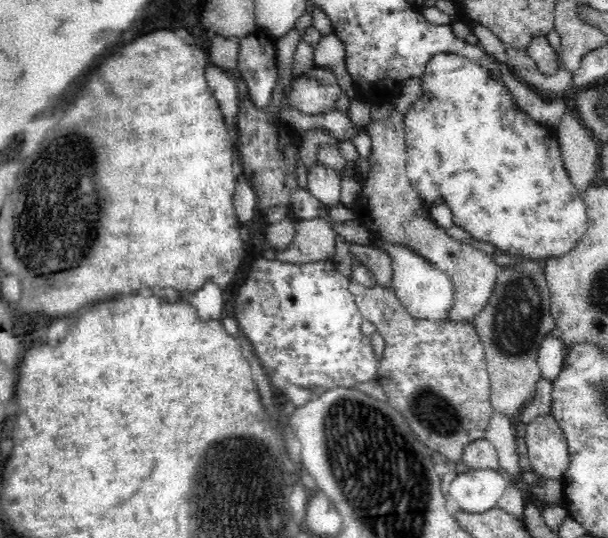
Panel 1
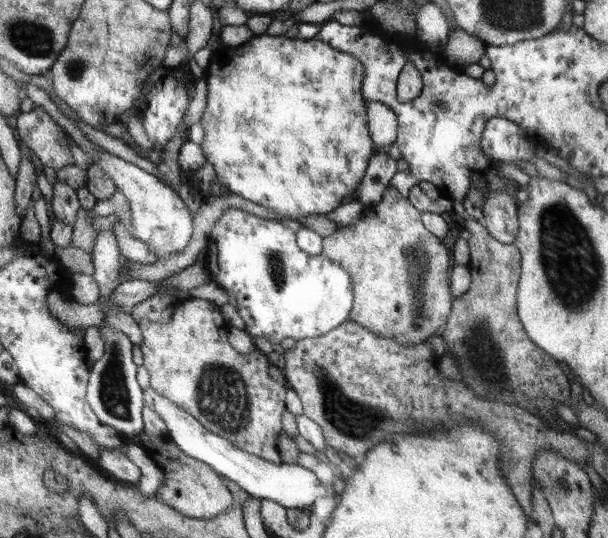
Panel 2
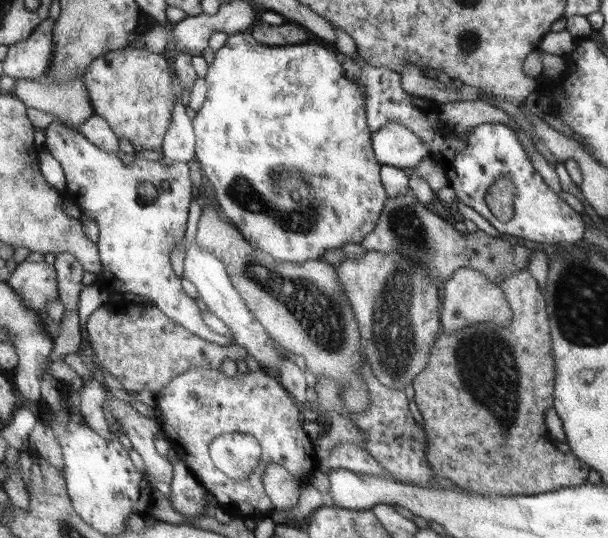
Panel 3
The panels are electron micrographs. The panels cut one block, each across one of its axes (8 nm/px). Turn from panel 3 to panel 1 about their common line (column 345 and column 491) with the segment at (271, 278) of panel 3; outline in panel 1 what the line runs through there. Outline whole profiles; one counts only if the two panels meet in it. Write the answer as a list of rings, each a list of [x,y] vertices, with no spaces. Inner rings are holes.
[[[530,258],[514,266],[500,268],[494,296],[488,308],[476,318],[474,326],[486,346],[484,350],[492,382],[490,406],[494,412],[516,420],[524,406],[534,398],[536,384],[542,378],[542,370],[538,366],[540,344],[548,334],[552,334],[552,330],[556,330],[556,320],[552,316],[552,294],[542,260]]]

